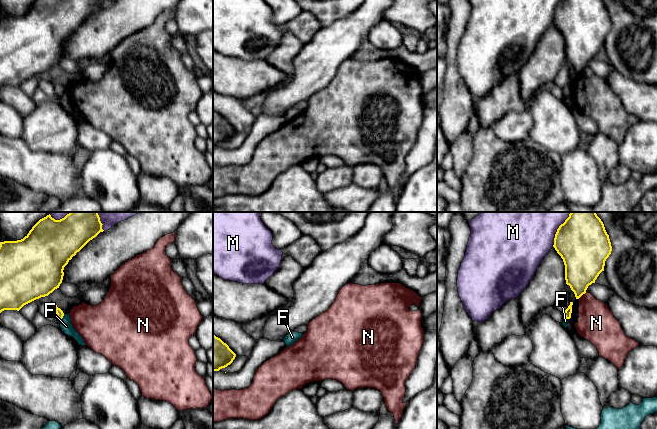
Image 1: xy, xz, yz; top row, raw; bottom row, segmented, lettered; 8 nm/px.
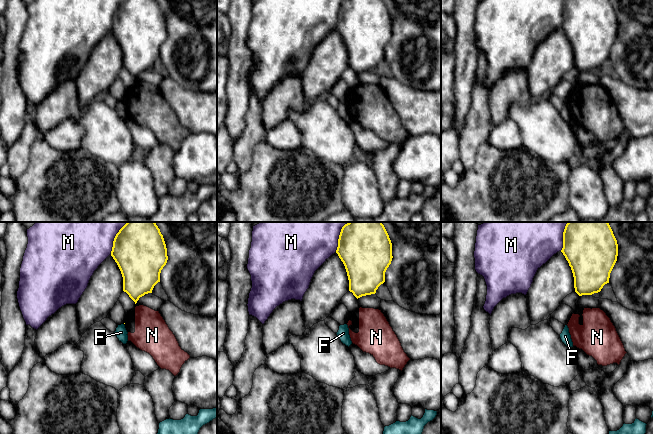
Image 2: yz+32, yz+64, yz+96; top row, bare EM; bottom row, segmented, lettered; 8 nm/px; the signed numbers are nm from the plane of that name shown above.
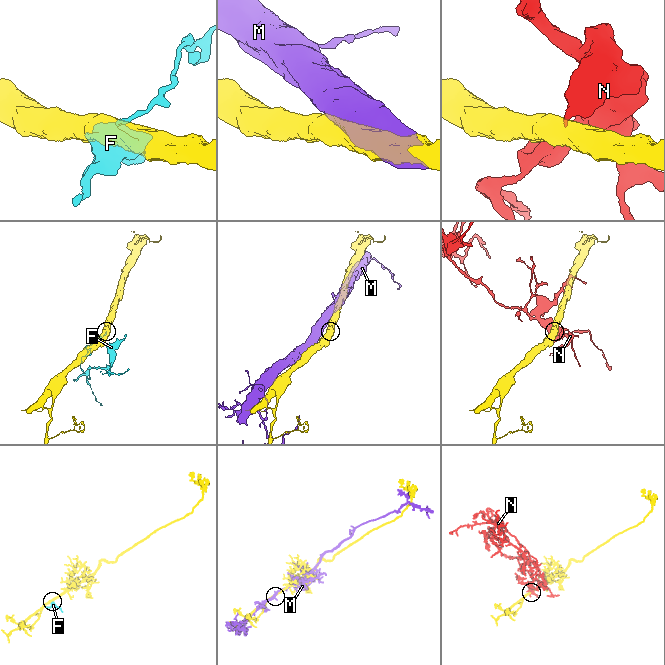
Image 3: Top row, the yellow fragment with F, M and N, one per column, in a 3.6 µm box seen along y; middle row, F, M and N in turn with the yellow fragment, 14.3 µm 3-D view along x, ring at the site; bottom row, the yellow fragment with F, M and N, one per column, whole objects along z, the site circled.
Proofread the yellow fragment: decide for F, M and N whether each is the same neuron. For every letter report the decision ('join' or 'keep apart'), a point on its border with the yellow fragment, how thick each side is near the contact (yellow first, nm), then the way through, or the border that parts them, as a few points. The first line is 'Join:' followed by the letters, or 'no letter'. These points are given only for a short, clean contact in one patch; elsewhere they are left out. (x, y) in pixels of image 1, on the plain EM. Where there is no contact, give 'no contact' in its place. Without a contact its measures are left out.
Join: no letter
F: keep apart; meets yellow in xy at (62, 93); 60 nm thick on the yellow side, 100 nm on the other; border along xy (64, 90), (60, 95)
M: keep apart; meets yellow in yz at (555, 11); 380 nm thick on the yellow side, 340 nm on the other
N: keep apart; meets yellow in yz at (582, 70); 300 nm thick on the yellow side, 280 nm on the other

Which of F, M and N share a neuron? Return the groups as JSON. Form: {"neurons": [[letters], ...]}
{"neurons": [["F"], ["M"], ["N"]]}

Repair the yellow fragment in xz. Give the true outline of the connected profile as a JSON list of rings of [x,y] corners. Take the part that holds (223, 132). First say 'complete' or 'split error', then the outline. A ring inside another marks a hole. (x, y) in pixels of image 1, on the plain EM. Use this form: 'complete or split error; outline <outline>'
complete; outline [[[213,111],[213,147],[219,147],[230,141],[236,130],[220,114]]]

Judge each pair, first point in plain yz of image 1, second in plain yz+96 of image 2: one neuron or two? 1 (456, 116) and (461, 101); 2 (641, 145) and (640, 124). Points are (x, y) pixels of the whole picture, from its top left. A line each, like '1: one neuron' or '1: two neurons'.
1: one neuron
2: two neurons

